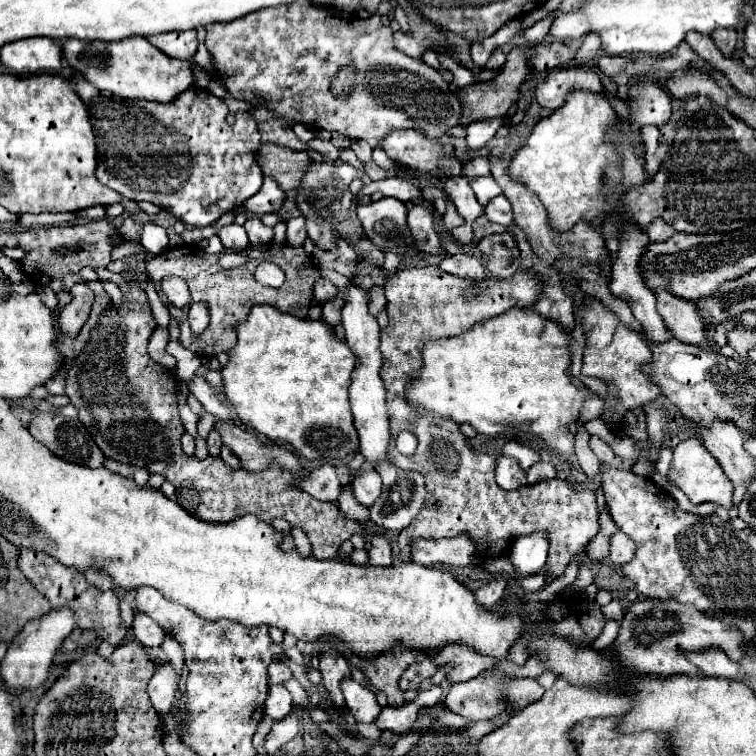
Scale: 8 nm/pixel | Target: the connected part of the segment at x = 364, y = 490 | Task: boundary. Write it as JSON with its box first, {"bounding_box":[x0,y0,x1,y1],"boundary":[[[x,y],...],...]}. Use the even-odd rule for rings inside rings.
{"bounding_box":[352,469,382,505],"boundary":[[[372,469],[372,471],[362,471],[360,475],[356,475],[352,479],[352,489],[358,501],[362,501],[362,505],[372,505],[382,489],[382,479],[380,475]]]}

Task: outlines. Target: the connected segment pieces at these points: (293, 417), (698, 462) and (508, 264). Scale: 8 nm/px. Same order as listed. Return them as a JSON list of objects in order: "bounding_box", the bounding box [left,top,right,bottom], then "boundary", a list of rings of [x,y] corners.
[{"bounding_box":[220,305,358,459],"boundary":[[[256,305],[250,309],[246,321],[236,325],[236,345],[228,351],[228,363],[220,369],[222,391],[234,407],[238,421],[242,421],[242,425],[246,425],[252,433],[270,441],[284,441],[306,459],[346,459],[358,449],[358,433],[348,401],[350,373],[354,365],[354,353],[346,343],[338,341],[334,329],[324,321],[298,319],[288,313],[280,313],[270,305]]]},{"bounding_box":[668,437,734,507],"boundary":[[[696,437],[682,441],[674,449],[674,459],[672,459],[672,465],[670,465],[670,471],[668,471],[668,479],[694,505],[700,505],[700,503],[706,503],[706,501],[712,501],[712,503],[718,503],[718,505],[724,505],[724,507],[730,507],[732,505],[734,485],[724,475],[724,471],[718,465],[718,461],[706,451],[706,447],[702,445],[702,441],[696,439]]]},{"bounding_box":[478,233,520,279],"boundary":[[[510,233],[488,235],[480,239],[478,249],[486,261],[488,271],[498,279],[508,279],[520,269],[520,249]]]}]

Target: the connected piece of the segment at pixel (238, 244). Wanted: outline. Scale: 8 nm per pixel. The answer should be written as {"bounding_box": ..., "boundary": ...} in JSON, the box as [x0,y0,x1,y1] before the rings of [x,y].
{"bounding_box":[218,223,250,251],"boundary":[[[236,223],[234,225],[228,225],[228,227],[222,227],[218,231],[218,237],[222,239],[222,245],[226,249],[232,249],[232,251],[244,251],[250,245],[244,227],[242,225],[236,225]]]}

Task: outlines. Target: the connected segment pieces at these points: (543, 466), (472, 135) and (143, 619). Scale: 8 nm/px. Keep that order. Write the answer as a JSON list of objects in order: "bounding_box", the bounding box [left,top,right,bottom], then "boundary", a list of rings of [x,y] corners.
[{"bounding_box":[528,461,556,485],"boundary":[[[540,461],[528,469],[528,483],[530,485],[536,485],[544,479],[554,479],[554,477],[556,477],[556,467],[546,461]]]},{"bounding_box":[466,119,502,149],"boundary":[[[492,119],[492,121],[476,121],[474,125],[468,125],[466,131],[466,139],[468,139],[468,145],[472,149],[480,149],[484,147],[492,137],[494,133],[498,131],[498,127],[502,125],[502,119]]]},{"bounding_box":[132,613,166,647],"boundary":[[[136,613],[134,615],[134,627],[132,627],[136,639],[146,645],[146,647],[160,647],[164,637],[166,637],[166,631],[162,627],[158,627],[148,615],[144,613]]]}]

